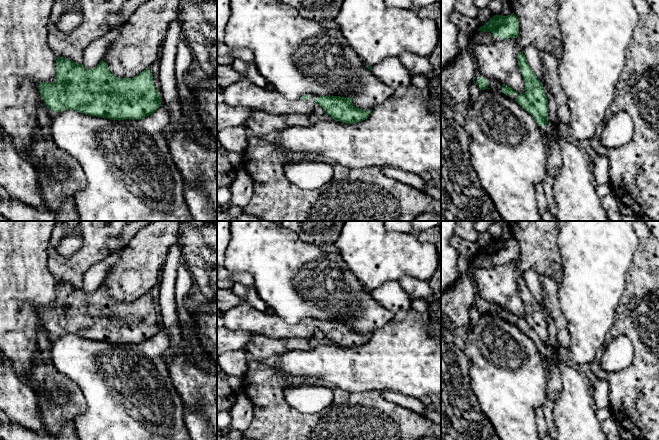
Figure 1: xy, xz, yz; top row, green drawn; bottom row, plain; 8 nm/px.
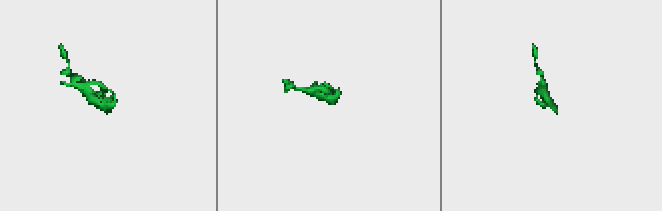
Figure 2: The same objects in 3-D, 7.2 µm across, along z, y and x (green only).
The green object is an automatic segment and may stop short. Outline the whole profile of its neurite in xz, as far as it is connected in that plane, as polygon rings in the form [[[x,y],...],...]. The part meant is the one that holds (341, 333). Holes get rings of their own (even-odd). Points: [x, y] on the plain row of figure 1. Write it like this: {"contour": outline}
{"contour": [[[303,319],[300,323],[314,326],[334,344],[345,348],[354,348],[368,342],[370,335],[361,334],[352,328],[353,322],[340,320]]]}

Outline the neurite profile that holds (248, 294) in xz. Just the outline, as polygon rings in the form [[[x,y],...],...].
[[[234,283],[231,290],[236,296],[240,297],[244,303],[251,305],[256,310],[265,314],[274,314],[273,309],[260,299],[254,286]]]

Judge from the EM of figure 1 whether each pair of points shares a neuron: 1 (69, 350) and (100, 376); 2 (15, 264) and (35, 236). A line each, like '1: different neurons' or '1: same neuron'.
1: same neuron
2: same neuron

